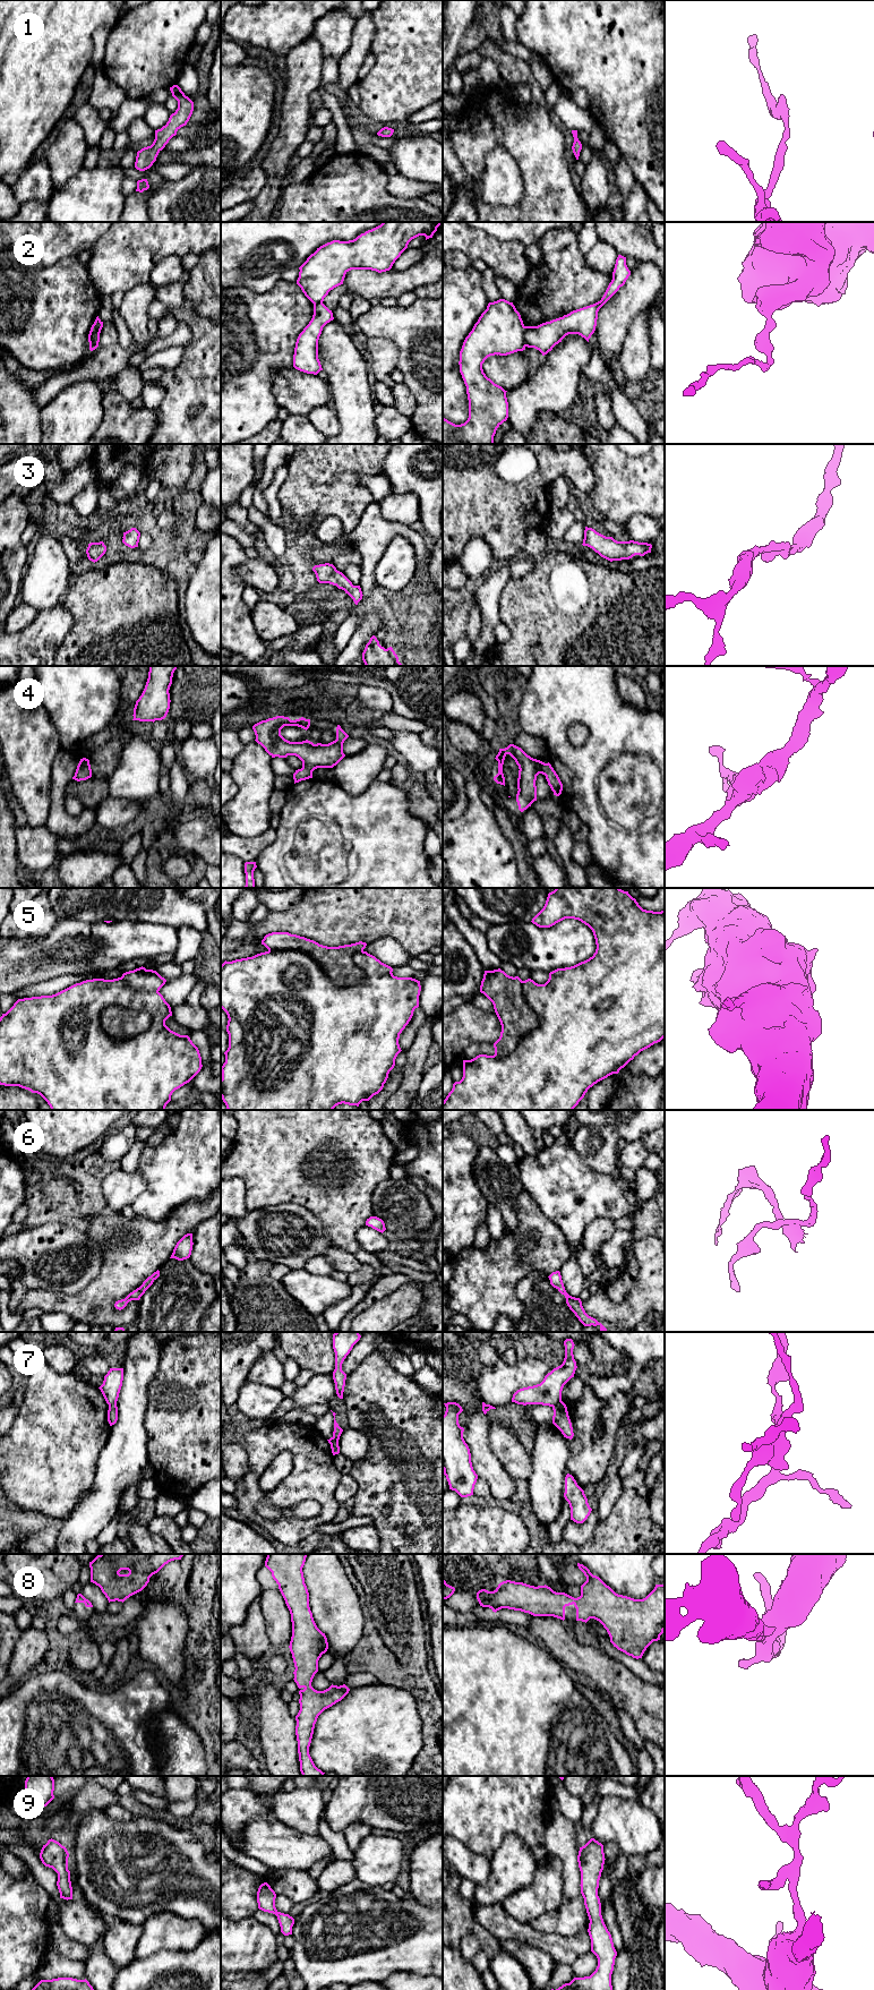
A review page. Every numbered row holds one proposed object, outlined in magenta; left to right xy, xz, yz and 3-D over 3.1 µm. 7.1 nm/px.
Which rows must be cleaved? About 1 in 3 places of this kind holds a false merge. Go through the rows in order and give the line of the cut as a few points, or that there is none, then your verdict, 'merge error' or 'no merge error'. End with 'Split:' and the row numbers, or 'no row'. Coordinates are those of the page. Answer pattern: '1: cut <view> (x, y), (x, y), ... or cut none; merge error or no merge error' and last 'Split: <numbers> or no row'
1: cut none; no merge error
2: cut yz (523, 326), (523, 341), (525, 346); merge error
3: cut none; no merge error
4: cut none; no merge error
5: cut xz (268, 949), (305, 951), (336, 984), (354, 984), (363, 978); merge error
6: cut none; no merge error
7: cut yz (560, 1400), (553, 1407); merge error
8: cut none; no merge error
9: cut none; no merge error
Split: 2, 5, 7

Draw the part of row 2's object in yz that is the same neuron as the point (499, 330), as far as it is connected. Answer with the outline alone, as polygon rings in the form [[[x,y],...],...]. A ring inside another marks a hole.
[[[505,299],[489,302],[460,351],[459,365],[466,386],[469,418],[461,425],[443,418],[443,444],[494,444],[497,428],[508,418],[507,391],[486,376],[482,364],[490,356],[507,356],[523,350],[525,350],[524,324],[513,302]]]

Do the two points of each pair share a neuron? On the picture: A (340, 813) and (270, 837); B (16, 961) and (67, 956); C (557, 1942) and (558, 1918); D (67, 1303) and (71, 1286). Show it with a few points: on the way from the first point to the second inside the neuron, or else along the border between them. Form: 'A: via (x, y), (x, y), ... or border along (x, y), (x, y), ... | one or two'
A: border along (276, 829), (274, 839), (258, 855) | two
B: via (28, 961), (54, 956) | one
C: border along (531, 1928), (565, 1936), (575, 1936), (583, 1931) | two
D: border along (92, 1280), (75, 1294), (43, 1290) | two

